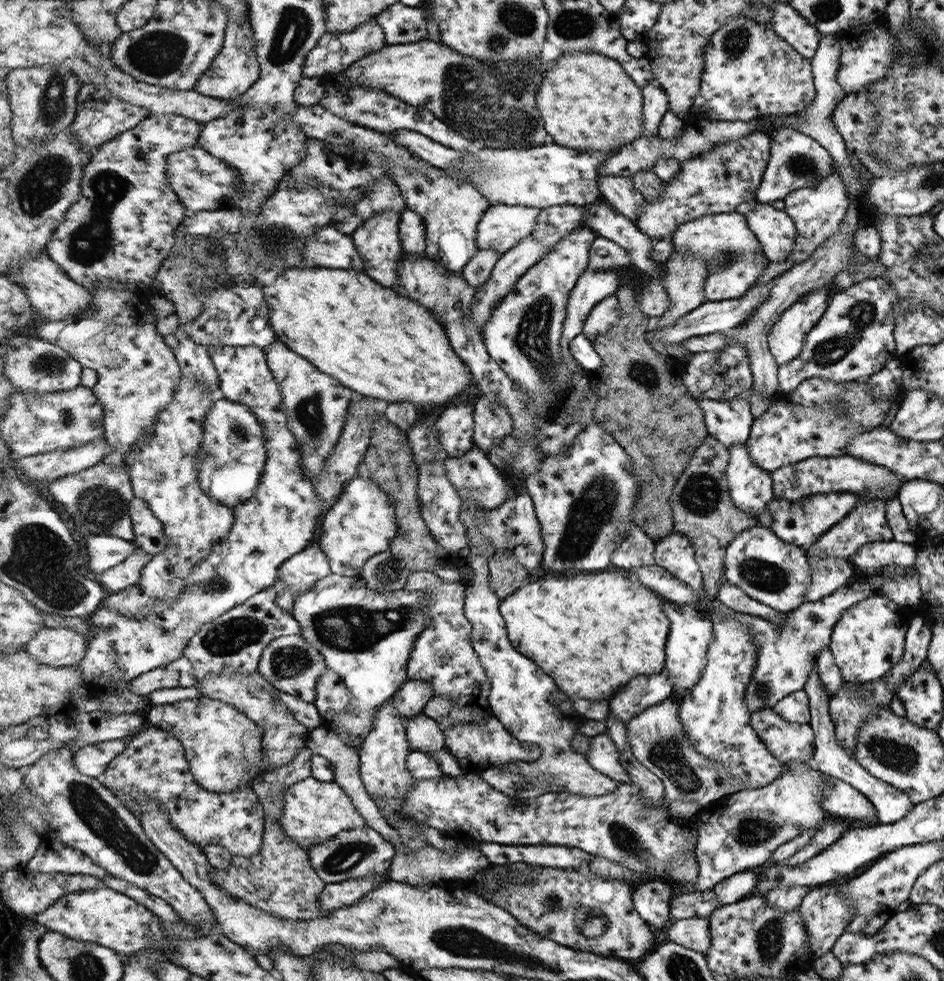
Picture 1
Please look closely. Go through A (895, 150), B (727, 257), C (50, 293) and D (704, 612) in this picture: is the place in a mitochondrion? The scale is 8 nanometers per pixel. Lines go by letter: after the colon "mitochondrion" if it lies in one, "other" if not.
A: mitochondrion
B: mitochondrion
C: other
D: other

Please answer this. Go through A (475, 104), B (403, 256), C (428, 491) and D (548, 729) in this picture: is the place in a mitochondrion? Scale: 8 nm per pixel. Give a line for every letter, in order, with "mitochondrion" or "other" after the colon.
A: mitochondrion
B: other
C: other
D: mitochondrion

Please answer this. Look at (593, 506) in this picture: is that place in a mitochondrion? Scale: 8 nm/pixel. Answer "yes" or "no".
yes

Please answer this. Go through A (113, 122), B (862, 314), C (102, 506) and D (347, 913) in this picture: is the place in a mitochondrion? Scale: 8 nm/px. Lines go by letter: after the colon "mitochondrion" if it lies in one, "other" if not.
A: other
B: mitochondrion
C: mitochondrion
D: other

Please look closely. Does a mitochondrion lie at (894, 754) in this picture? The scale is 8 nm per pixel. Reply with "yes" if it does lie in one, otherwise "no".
yes

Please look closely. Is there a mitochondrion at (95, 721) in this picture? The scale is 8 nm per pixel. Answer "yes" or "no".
no

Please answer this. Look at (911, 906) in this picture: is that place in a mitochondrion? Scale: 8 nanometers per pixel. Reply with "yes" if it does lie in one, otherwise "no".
no

